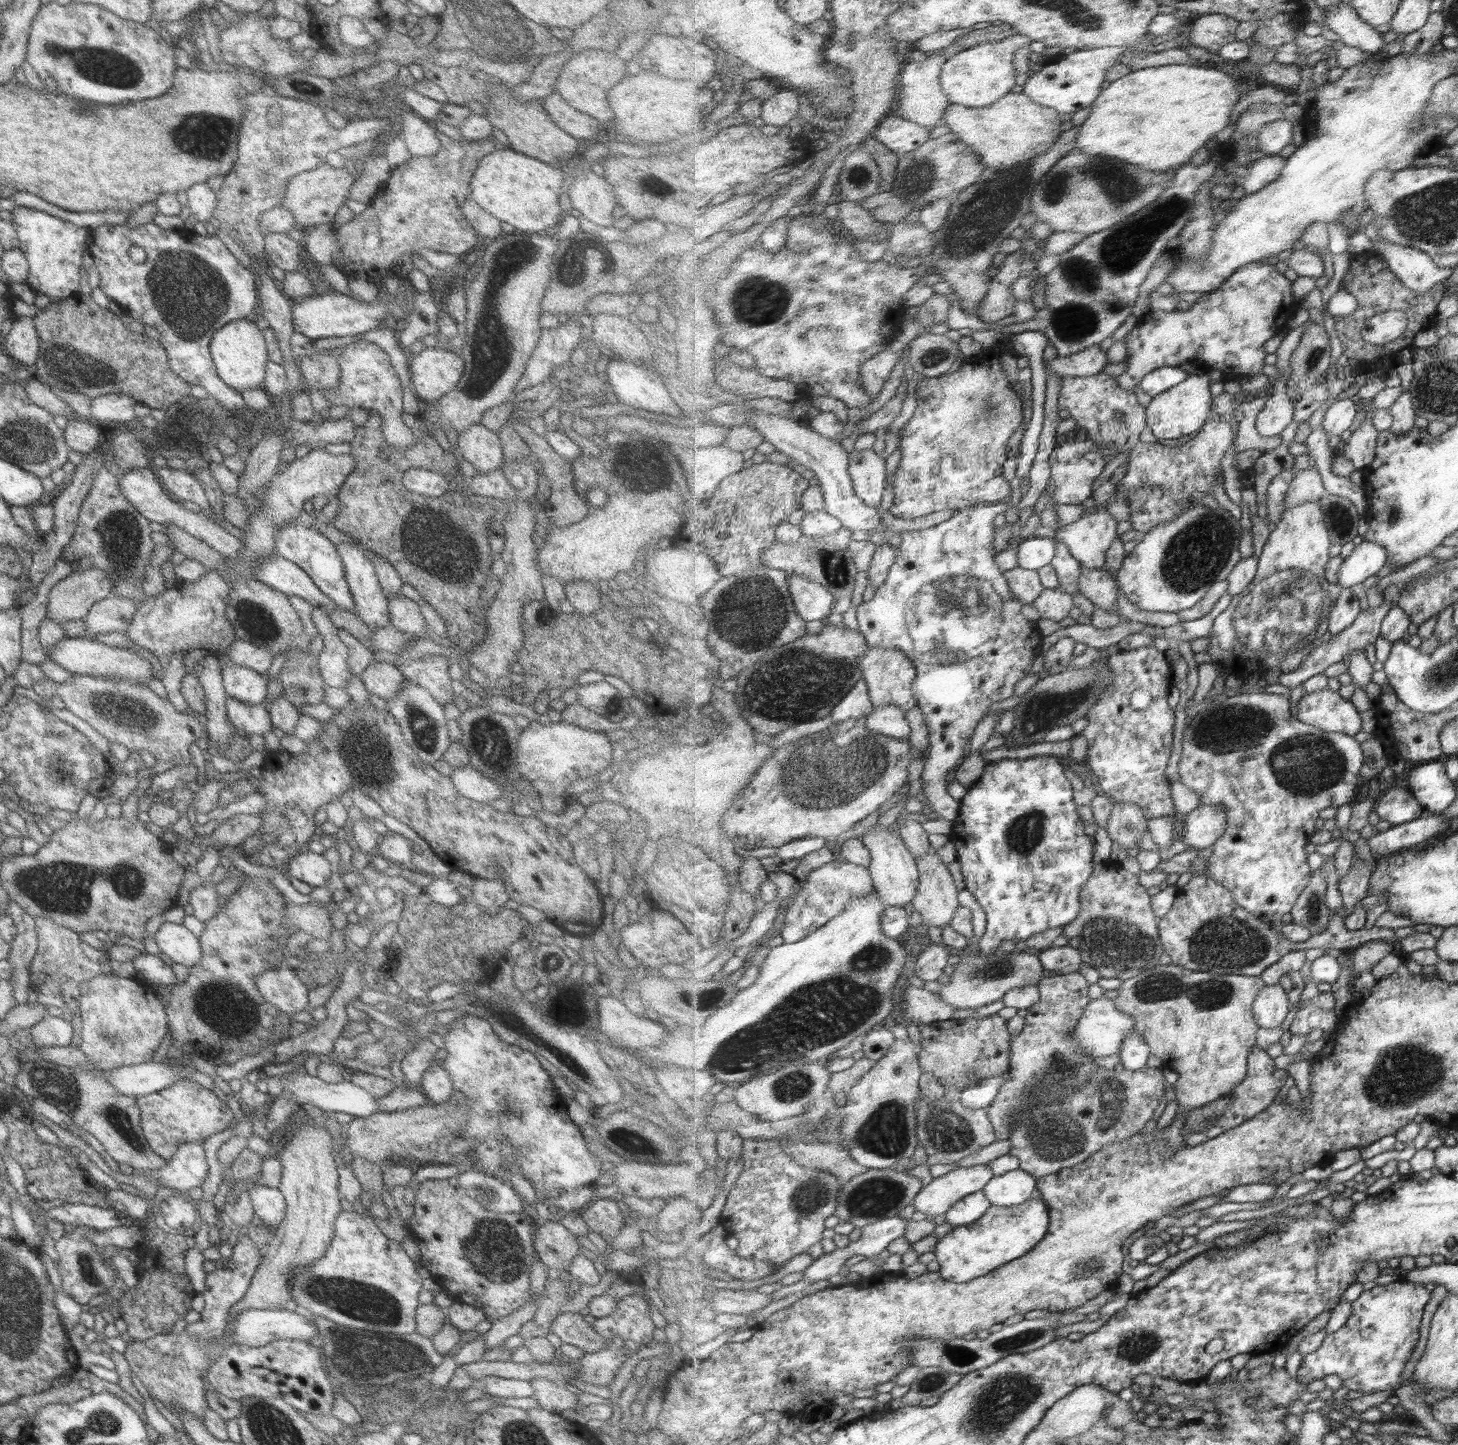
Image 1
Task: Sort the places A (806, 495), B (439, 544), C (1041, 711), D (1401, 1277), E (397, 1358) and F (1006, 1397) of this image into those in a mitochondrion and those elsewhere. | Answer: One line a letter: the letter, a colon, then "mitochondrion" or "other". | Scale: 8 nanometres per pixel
A: other
B: mitochondrion
C: mitochondrion
D: other
E: mitochondrion
F: mitochondrion

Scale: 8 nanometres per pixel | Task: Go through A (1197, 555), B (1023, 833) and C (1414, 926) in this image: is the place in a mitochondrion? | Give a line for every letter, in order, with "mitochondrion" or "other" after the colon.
A: mitochondrion
B: mitochondrion
C: other

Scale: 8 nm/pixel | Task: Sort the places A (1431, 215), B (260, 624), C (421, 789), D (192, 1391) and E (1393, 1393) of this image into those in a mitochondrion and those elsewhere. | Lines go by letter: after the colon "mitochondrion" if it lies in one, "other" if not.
A: mitochondrion
B: mitochondrion
C: other
D: other
E: other

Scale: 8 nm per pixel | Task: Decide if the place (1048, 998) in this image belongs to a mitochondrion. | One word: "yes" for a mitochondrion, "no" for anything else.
no

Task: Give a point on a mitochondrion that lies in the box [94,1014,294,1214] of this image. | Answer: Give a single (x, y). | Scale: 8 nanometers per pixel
(121, 1119)

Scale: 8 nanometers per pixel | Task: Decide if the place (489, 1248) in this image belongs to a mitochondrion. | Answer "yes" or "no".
yes

